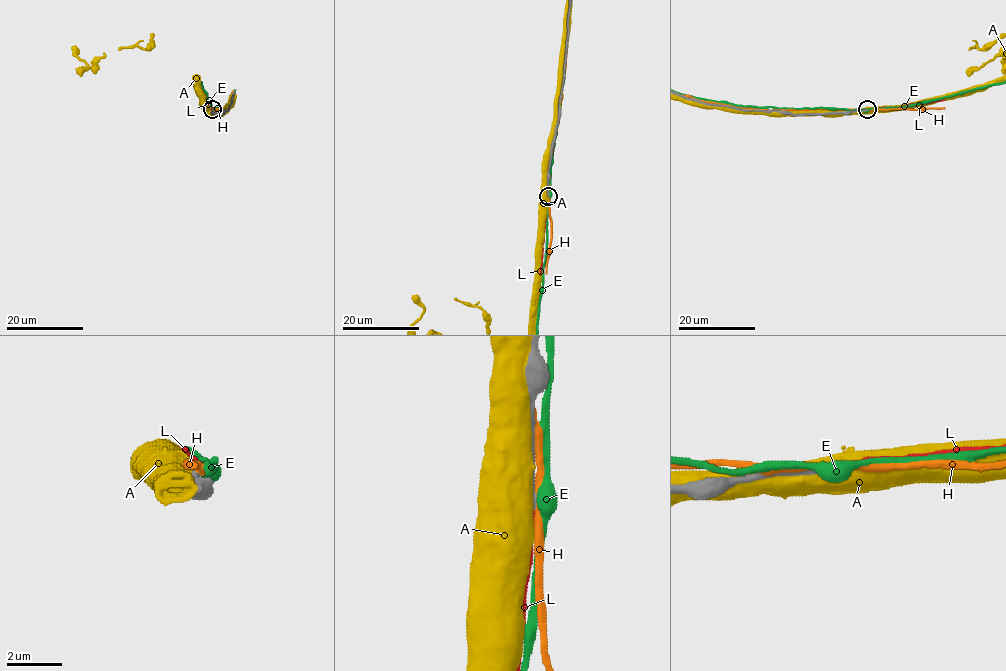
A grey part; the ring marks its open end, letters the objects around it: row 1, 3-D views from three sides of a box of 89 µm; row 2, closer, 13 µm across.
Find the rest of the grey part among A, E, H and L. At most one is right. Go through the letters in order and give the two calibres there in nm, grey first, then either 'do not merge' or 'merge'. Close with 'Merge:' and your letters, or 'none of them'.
A: calibres 190 and 850 nm; do not merge
E: calibres 220 and 440 nm; do not merge
H: calibres 190 and 260 nm; do not merge
L: calibres 200 and 240 nm; merge
Merge: L

